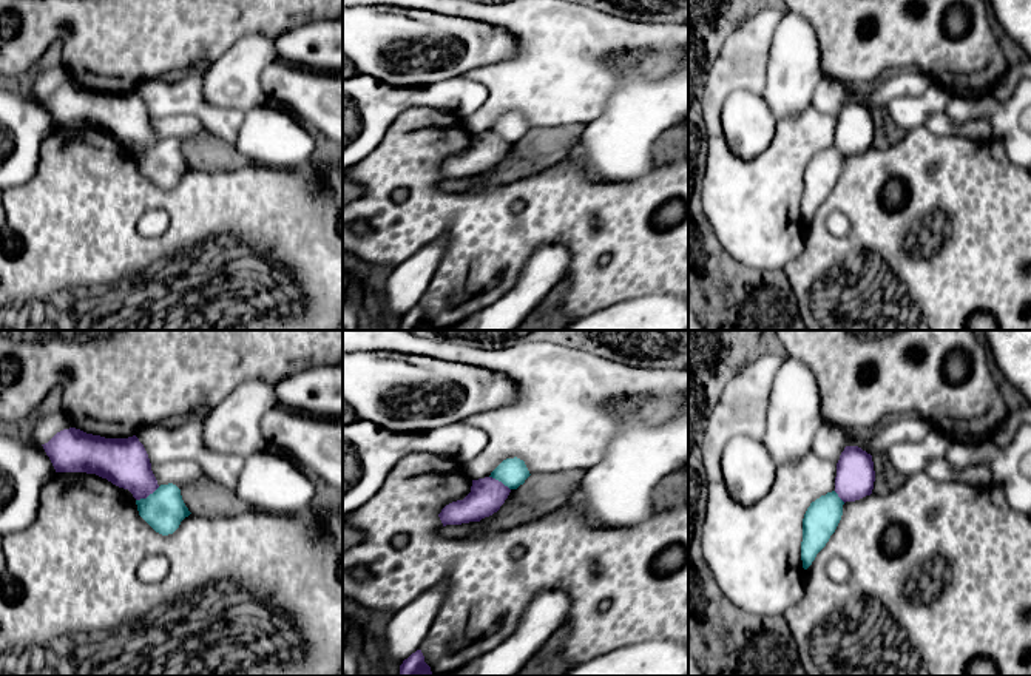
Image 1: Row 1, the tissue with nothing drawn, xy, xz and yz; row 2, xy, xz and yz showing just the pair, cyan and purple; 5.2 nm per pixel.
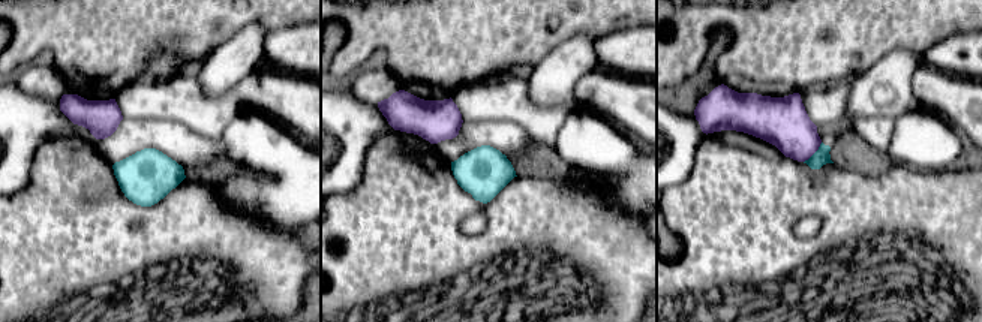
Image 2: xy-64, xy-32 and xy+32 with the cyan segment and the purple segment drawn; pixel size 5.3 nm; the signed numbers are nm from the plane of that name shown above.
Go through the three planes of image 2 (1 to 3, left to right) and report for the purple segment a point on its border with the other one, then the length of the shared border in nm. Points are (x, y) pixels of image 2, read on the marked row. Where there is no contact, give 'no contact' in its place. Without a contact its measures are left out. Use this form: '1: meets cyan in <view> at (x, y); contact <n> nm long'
1: no contact
2: no contact
3: meets cyan in xy+32 at (814, 153); contact 150 nm long

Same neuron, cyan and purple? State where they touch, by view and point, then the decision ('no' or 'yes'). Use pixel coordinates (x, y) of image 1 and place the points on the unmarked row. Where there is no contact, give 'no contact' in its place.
contact xy (148, 150); no

